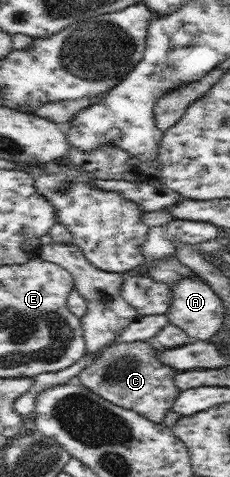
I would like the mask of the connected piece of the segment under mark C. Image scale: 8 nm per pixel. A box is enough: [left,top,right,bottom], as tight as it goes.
[78,340,181,424]

